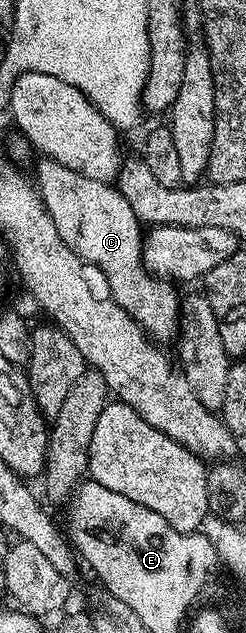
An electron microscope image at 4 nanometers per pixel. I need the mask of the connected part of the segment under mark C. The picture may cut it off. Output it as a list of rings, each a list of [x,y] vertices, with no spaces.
[[[43,158],[38,162],[33,180],[65,246],[105,274],[117,306],[130,314],[152,340],[174,341],[179,331],[181,296],[175,293],[174,283],[152,276],[144,266],[145,236],[142,231],[139,233],[141,222],[133,214],[133,206],[106,180],[85,178],[83,172],[69,170],[56,160]]]

